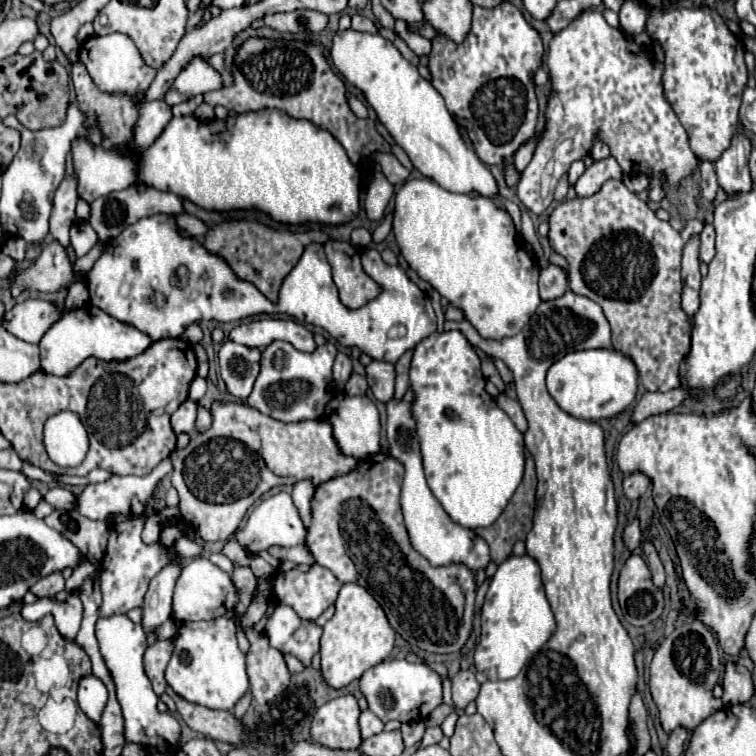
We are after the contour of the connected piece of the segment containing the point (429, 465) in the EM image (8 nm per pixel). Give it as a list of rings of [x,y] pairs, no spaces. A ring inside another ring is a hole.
[[[456,330],[442,334],[434,332],[414,348],[410,368],[410,388],[416,394],[412,410],[418,422],[426,480],[432,494],[448,512],[452,522],[472,530],[492,526],[498,520],[508,500],[512,498],[514,490],[522,482],[524,474],[522,432],[512,424],[510,416],[494,404],[494,398],[484,390],[484,382],[486,380],[480,372],[478,354],[468,344],[468,340]]]

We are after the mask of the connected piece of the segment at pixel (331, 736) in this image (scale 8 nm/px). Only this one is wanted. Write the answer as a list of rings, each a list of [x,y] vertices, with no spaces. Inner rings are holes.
[[[352,694],[334,698],[316,710],[310,736],[328,748],[352,750],[362,742],[358,726],[360,706]]]

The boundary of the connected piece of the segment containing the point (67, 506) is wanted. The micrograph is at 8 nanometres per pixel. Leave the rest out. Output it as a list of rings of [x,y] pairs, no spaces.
[[[66,488],[48,490],[44,500],[48,504],[52,504],[52,508],[56,508],[56,510],[72,510],[74,504],[76,504],[76,496],[70,490],[66,490]]]

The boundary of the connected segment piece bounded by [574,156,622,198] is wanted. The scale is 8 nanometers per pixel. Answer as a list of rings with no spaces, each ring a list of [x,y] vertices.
[[[612,156],[606,160],[594,162],[590,168],[586,168],[586,172],[574,184],[574,190],[580,198],[588,198],[588,196],[594,196],[602,188],[602,184],[610,178],[622,178],[622,170]]]

